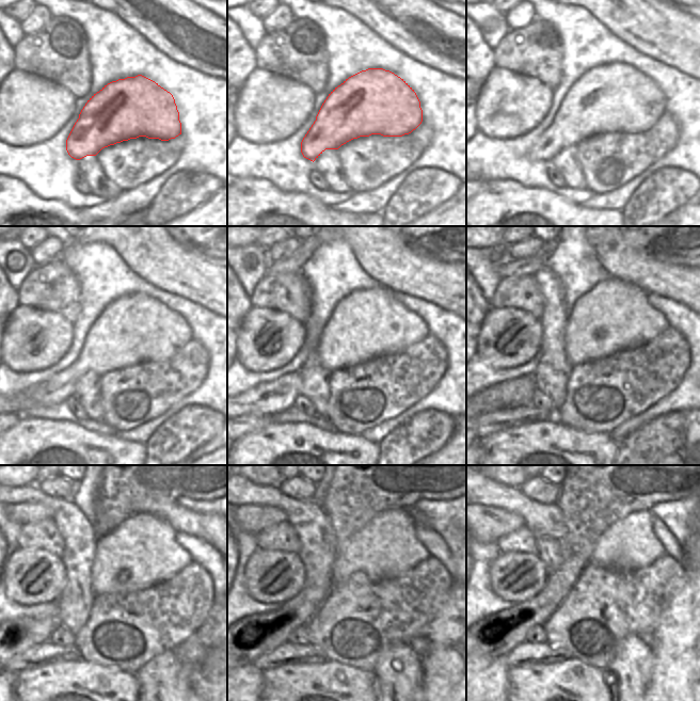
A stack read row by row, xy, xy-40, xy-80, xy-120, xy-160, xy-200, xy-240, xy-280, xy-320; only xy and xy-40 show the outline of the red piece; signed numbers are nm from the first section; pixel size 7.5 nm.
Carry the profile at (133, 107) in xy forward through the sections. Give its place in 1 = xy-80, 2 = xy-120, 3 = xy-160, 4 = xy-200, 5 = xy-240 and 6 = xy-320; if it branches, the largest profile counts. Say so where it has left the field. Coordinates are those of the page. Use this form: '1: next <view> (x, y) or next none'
1: next xy-80 (616, 97)
2: next xy-120 (130, 330)
3: next xy-160 (368, 323)
4: next xy-200 (615, 315)
5: next xy-240 (141, 552)
6: next xy-320 (630, 543)

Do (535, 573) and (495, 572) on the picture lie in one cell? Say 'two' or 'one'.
one

